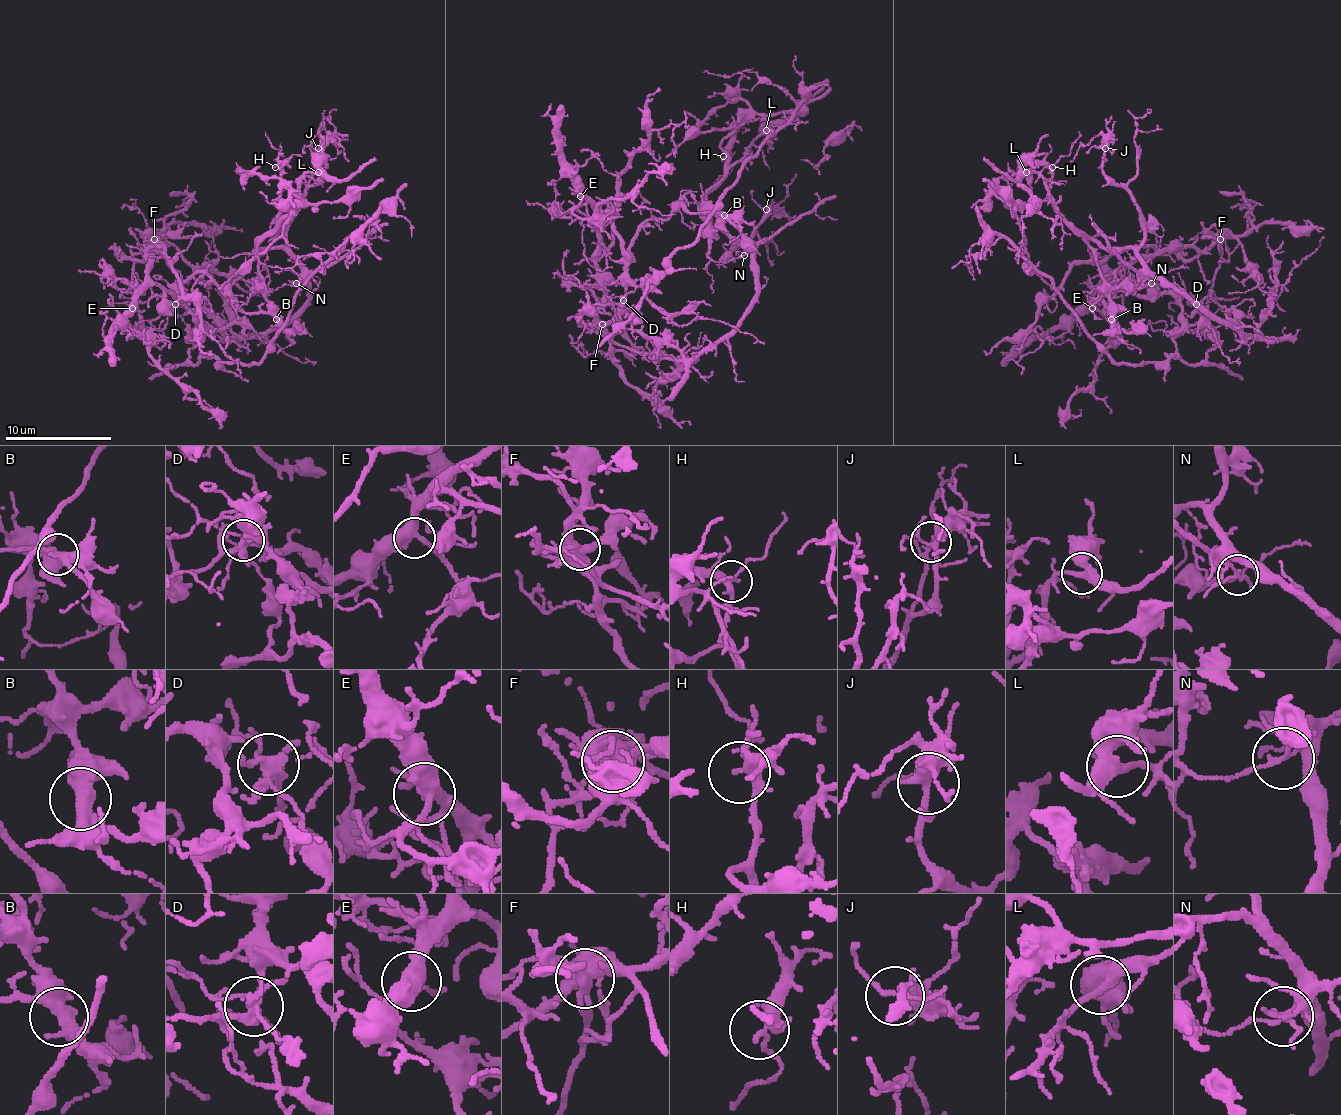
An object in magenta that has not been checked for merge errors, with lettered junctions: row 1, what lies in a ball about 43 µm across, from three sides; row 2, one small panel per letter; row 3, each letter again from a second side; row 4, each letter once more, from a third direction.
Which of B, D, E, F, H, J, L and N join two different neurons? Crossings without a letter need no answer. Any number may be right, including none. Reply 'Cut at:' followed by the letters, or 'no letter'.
Cut at: B, D, F, N

